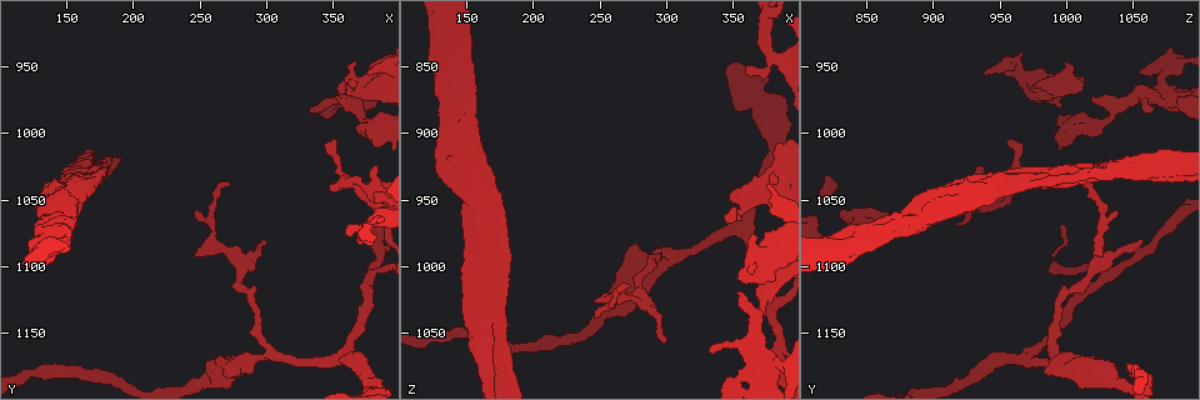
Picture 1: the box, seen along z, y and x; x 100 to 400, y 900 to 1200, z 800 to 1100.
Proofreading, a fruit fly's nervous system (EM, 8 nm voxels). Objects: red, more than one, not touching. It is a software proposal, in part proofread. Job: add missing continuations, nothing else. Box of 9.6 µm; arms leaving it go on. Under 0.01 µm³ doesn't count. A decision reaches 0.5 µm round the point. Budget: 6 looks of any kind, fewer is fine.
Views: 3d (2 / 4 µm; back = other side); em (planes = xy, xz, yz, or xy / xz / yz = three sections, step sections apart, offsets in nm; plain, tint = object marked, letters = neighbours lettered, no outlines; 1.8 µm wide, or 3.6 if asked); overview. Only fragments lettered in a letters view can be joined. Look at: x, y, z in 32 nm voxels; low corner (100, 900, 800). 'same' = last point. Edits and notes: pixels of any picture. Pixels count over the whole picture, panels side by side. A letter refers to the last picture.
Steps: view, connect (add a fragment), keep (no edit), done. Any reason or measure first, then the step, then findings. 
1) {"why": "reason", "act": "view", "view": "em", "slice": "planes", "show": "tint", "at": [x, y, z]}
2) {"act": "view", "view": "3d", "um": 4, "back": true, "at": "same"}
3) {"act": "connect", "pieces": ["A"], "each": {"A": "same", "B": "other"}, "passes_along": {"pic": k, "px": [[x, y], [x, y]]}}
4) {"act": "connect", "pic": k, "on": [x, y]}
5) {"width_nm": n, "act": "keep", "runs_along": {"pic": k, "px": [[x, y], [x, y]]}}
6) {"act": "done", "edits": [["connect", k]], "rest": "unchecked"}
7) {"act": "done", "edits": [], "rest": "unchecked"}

{"why": "branch stops here", "act": "view", "view": "em", "slice": "planes", "show": "letters", "at": [362, 1076, 848]}

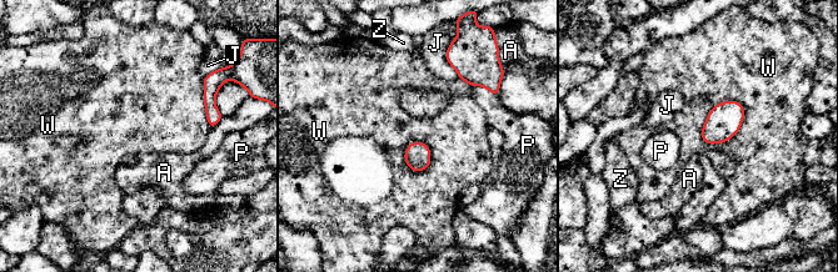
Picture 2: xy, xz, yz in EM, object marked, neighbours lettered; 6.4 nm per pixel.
{"act": "keep", "each": {"A": "other", "J": "other", "P": "other", "W": "other", "Z": "other"}, "border": {"pic": 2, "px": [[743, 105], [718, 102], [701, 137]]}, "found": "no lettered fragment goes on from it"}

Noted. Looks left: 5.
{"why": "free end", "act": "view", "view": "em", "slice": "planes", "show": "letters", "at": [354, 1006, 954]}

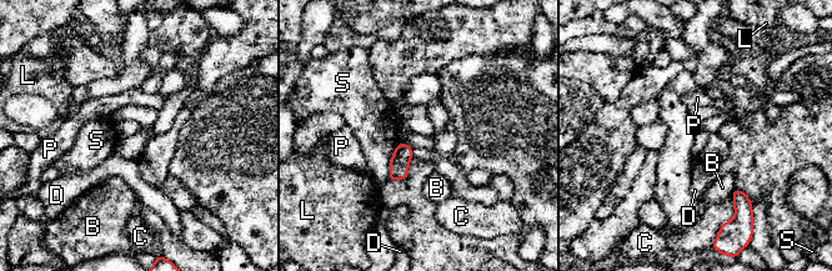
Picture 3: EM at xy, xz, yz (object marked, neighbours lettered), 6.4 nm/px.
{"act": "keep", "each": {"B": "other", "C": "other", "D": "other", "L": "other", "P": "other", "S": "other"}, "border": {"pic": 3, "px": [[400, 142], [391, 157], [387, 179]]}, "found": "none of them fits"}

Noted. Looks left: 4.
{"act": "view", "view": "3d", "um": 2, "at": [374, 952, 938]}

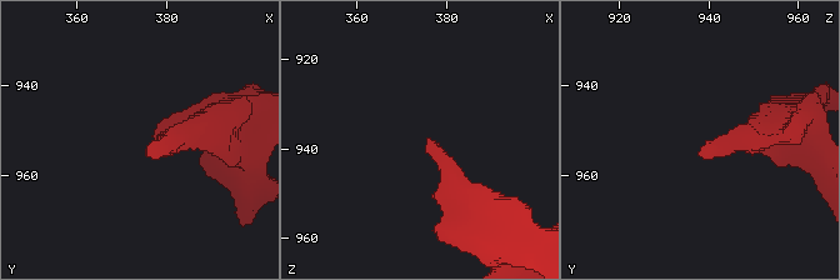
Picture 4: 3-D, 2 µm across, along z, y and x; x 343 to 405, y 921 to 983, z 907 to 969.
{"why": "need the tissue", "act": "view", "view": "em", "slice": "xy", "step": 4, "show": "letters", "at": [376, 953, 939]}

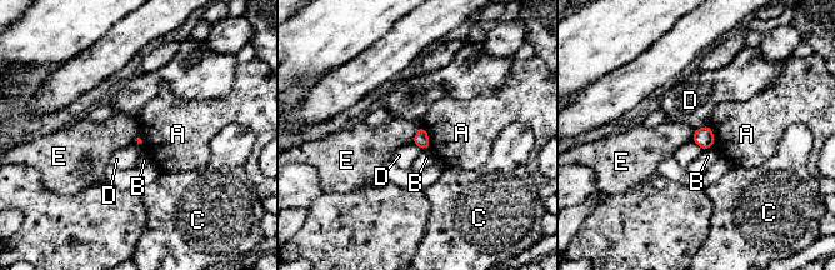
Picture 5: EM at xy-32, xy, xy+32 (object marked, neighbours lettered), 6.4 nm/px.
{"act": "view", "view": "em", "slice": "planes", "show": "letters", "at": "same"}

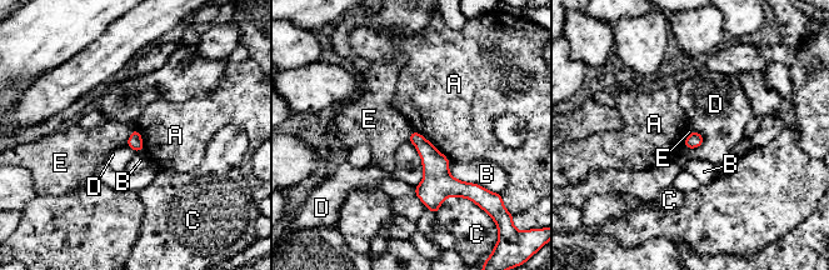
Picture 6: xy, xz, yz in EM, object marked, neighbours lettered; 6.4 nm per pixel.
{"act": "keep", "each": {"A": "other", "B": "other", "C": "other", "D": "other", "E": "other"}, "border": {"pic": 6, "px": [[133, 129], [125, 144]]}, "found": "no lettered fragment goes on from it"}

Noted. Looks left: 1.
{"act": "done", "edits": [], "rest": "unchecked"}

